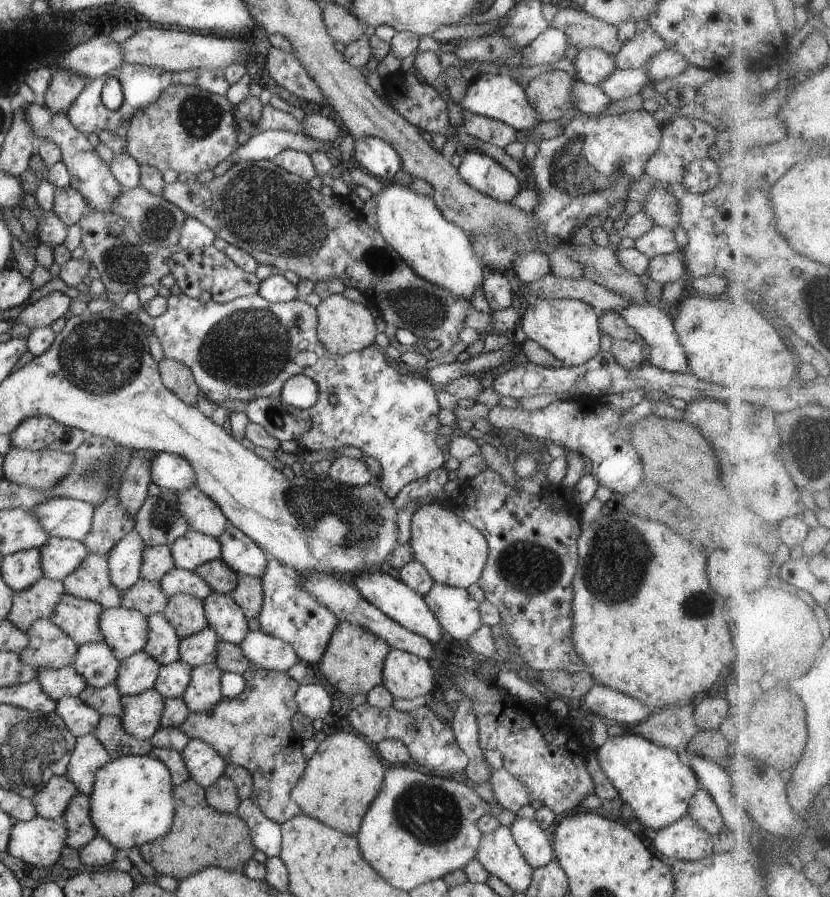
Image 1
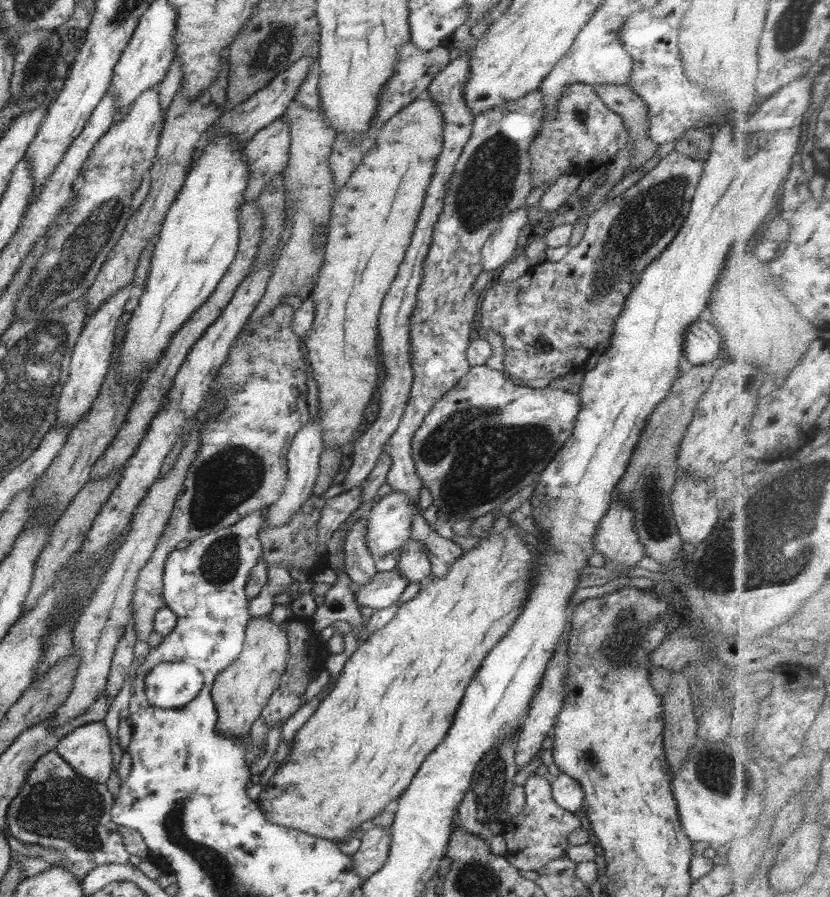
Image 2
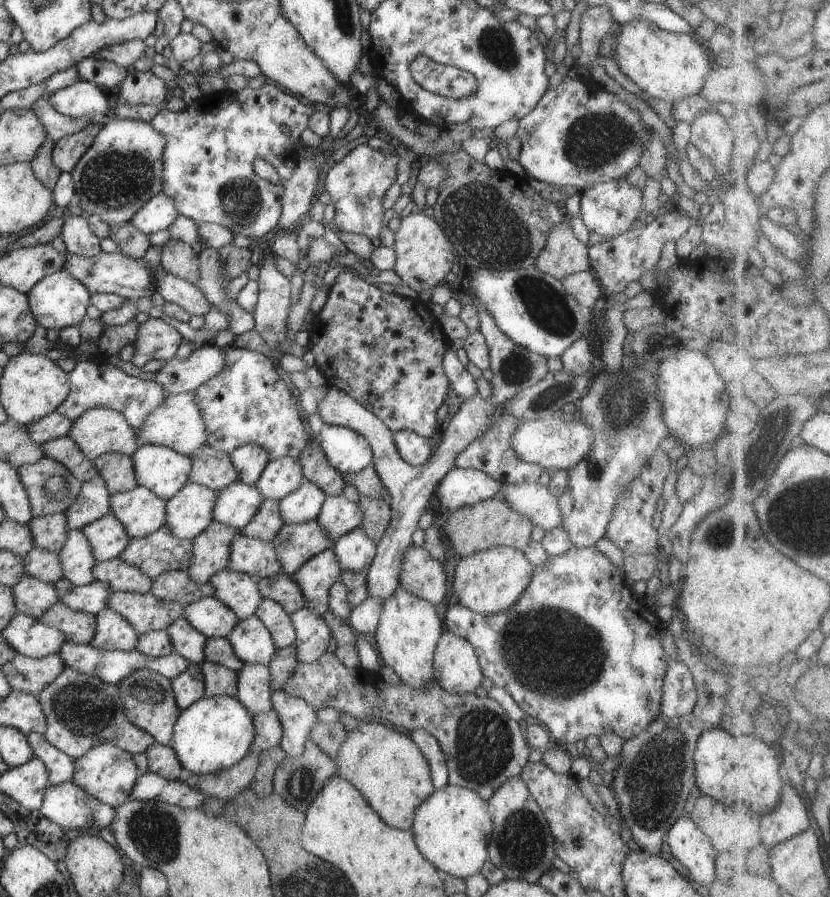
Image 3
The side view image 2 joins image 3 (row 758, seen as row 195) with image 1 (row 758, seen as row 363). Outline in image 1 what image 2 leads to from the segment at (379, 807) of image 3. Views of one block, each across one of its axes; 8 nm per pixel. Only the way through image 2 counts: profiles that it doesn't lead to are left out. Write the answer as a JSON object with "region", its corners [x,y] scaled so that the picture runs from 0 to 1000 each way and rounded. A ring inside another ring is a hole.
{"region":[[[422,816],[404,817],[384,828],[376,845],[370,847],[361,870],[349,882],[349,887],[369,910],[417,932],[429,933],[441,904],[458,885],[464,861],[460,847],[439,822]]]}

